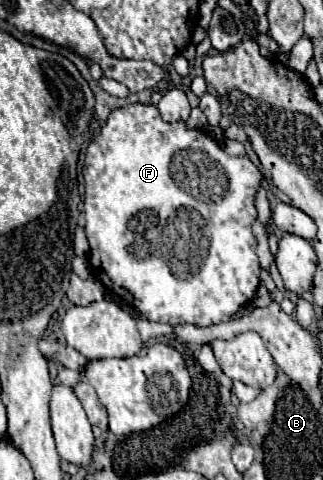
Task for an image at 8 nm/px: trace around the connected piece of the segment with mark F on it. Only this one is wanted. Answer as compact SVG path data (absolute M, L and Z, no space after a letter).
M131 103L127 107L115 109L107 123L103 125L99 137L87 149L87 161L83 169L85 177L85 197L83 197L83 213L85 213L85 233L91 245L89 265L93 275L113 293L117 293L125 303L129 303L139 315L149 321L169 323L169 325L197 325L209 327L221 321L227 321L235 315L247 301L253 299L259 285L259 259L257 259L257 243L251 231L251 223L257 217L255 209L255 191L261 183L261 171L251 163L249 157L231 157L227 155L219 143L201 129L187 129L183 121L165 123L155 105Z

